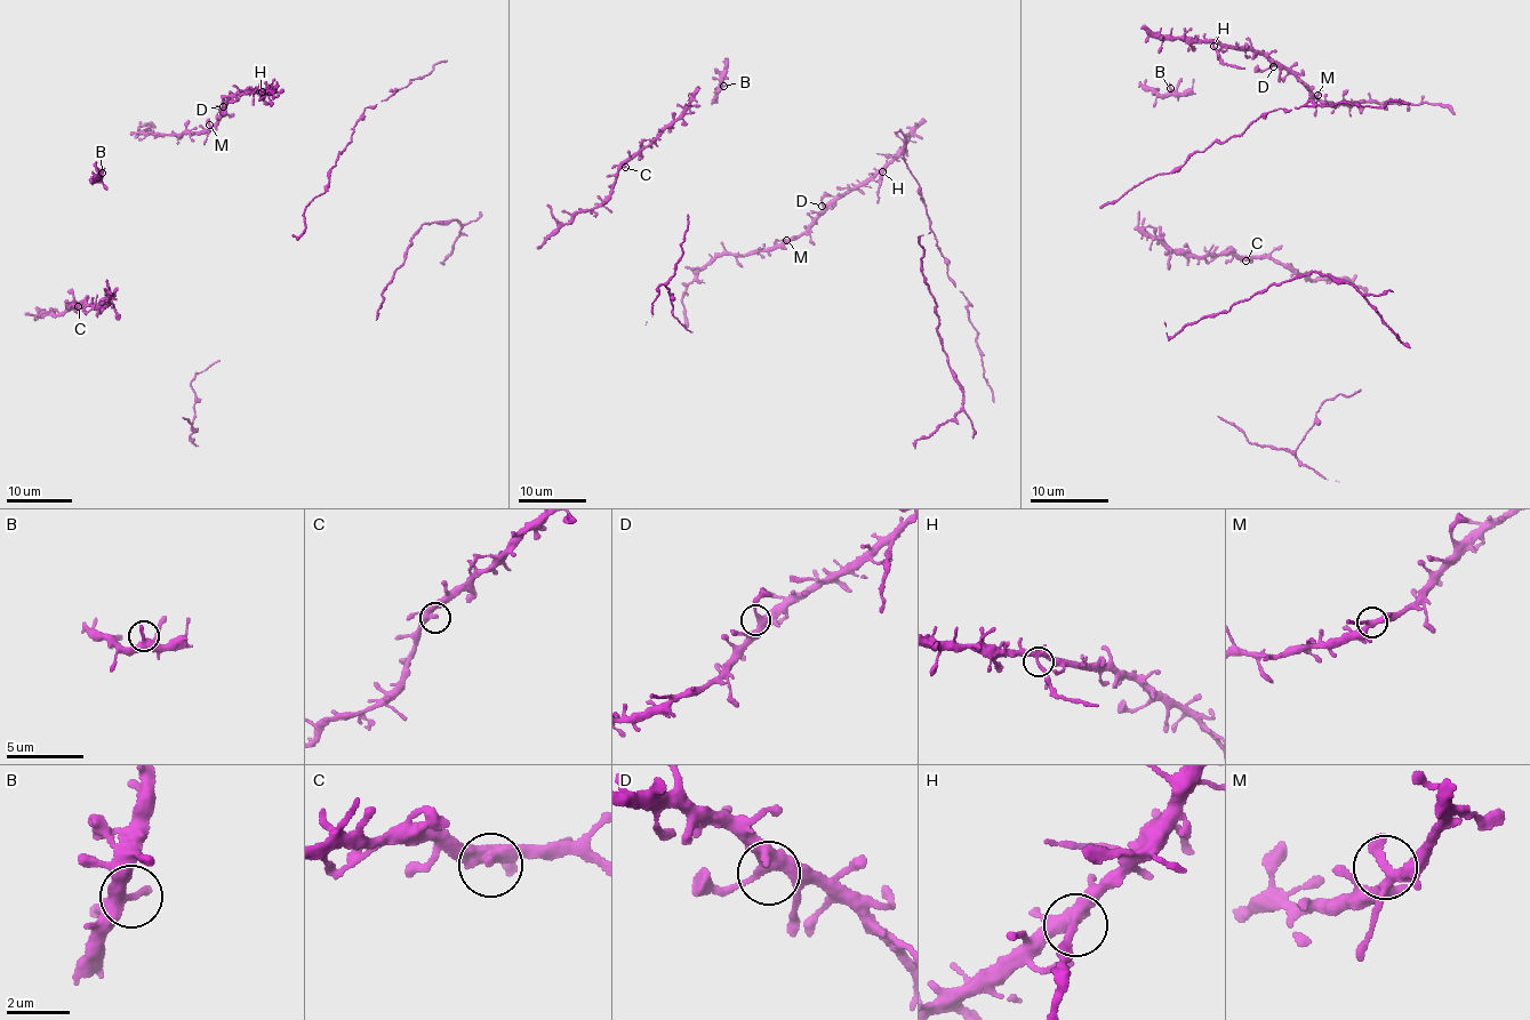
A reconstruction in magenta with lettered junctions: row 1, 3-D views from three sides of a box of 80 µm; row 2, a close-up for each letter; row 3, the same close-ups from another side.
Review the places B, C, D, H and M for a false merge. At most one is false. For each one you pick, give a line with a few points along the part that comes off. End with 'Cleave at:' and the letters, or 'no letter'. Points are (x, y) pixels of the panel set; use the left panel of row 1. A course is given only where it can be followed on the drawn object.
Cleave at: H

